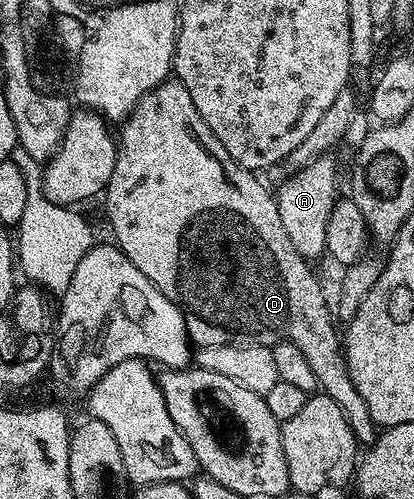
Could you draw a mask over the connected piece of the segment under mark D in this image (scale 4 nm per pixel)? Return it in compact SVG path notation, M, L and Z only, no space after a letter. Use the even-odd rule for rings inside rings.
M168 79L161 82L153 91L149 91L133 107L133 111L128 115L126 121L122 122L120 133L117 133L117 152L115 154L115 166L113 175L109 179L105 190L107 197L107 221L111 224L111 229L115 232L114 240L117 242L119 250L130 259L133 267L161 291L179 309L183 310L187 337L190 338L192 346L195 347L225 347L226 345L265 345L272 347L279 341L288 341L297 345L298 350L305 355L306 362L313 369L313 375L318 381L318 388L345 411L345 419L349 423L360 446L370 447L374 445L377 436L377 426L373 418L369 415L369 407L365 407L365 399L361 399L361 394L357 387L353 387L353 379L349 375L347 360L343 355L340 330L335 330L337 326L336 318L333 316L332 306L327 306L327 297L323 294L323 285L315 278L315 273L310 269L308 262L293 247L289 240L289 234L285 231L285 226L281 224L281 211L277 211L275 193L267 190L258 181L256 174L250 169L243 169L221 147L217 135L209 131L205 119L197 115L197 107L193 107L193 98L189 91L178 79Z

